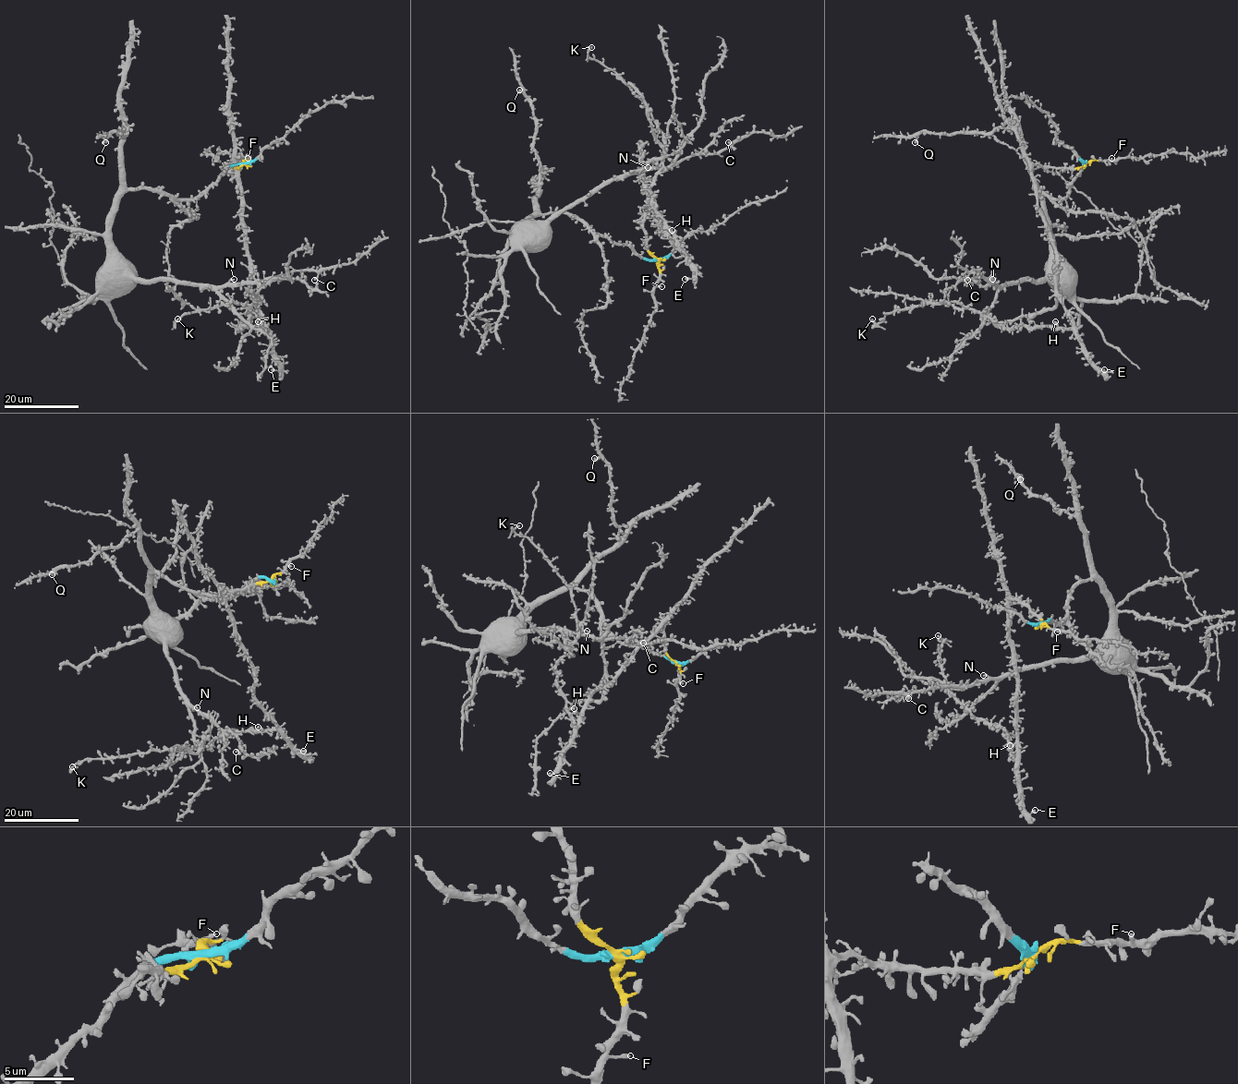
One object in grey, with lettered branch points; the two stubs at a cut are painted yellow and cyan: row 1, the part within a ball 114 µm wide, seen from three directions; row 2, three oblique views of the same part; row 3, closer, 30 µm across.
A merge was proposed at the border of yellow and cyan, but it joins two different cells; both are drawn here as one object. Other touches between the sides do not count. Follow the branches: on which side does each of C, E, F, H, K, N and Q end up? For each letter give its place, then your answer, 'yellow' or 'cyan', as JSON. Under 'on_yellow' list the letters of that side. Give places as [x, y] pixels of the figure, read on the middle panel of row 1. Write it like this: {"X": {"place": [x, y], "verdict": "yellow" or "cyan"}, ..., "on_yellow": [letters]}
{"C": {"place": [728, 142], "verdict": "cyan"}, "E": {"place": [685, 279], "verdict": "yellow"}, "F": {"place": [661, 286], "verdict": "yellow"}, "H": {"place": [672, 230], "verdict": "yellow"}, "K": {"place": [591, 47], "verdict": "yellow"}, "N": {"place": [648, 167], "verdict": "cyan"}, "Q": {"place": [519, 90], "verdict": "cyan"}, "on_yellow": ["E", "F", "H", "K"]}

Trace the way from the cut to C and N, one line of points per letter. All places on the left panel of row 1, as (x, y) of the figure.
C: (244, 163), (193, 198), (127, 188), (110, 249), (148, 280), (221, 286), (314, 270), (313, 280)
N: (244, 163), (233, 163), (193, 198), (127, 188), (112, 222), (110, 249), (136, 277), (220, 286), (234, 279)

